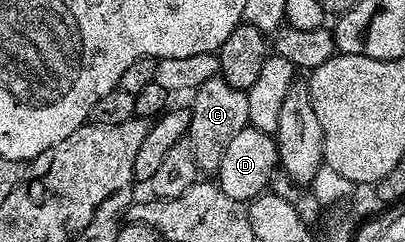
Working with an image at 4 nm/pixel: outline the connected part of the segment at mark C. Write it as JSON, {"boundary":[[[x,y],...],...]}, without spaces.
{"boundary":[[[220,75],[203,82],[192,93],[193,104],[189,113],[189,135],[191,154],[195,154],[195,162],[202,173],[216,174],[223,162],[223,150],[227,150],[227,142],[239,134],[239,130],[249,127],[247,114],[247,98],[242,89],[228,84]]]}

